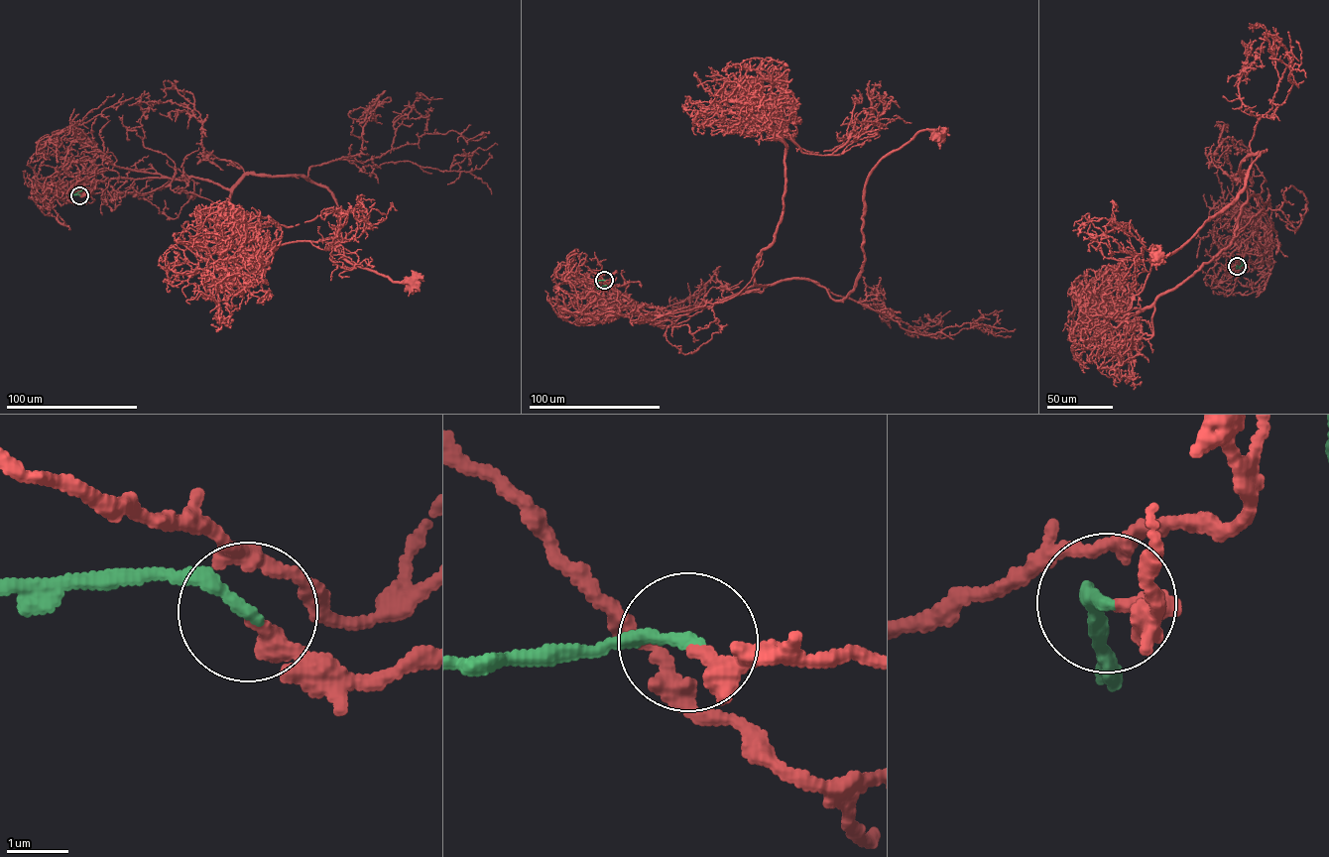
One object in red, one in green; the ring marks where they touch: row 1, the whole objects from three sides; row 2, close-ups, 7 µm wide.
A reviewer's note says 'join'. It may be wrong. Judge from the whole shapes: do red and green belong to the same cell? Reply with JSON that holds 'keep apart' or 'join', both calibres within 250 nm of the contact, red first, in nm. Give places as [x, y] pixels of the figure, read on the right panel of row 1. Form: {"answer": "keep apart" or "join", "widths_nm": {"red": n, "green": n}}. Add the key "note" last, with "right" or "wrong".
{"answer": "join", "widths_nm": {"red": 240, "green": 200}, "note": "right"}

